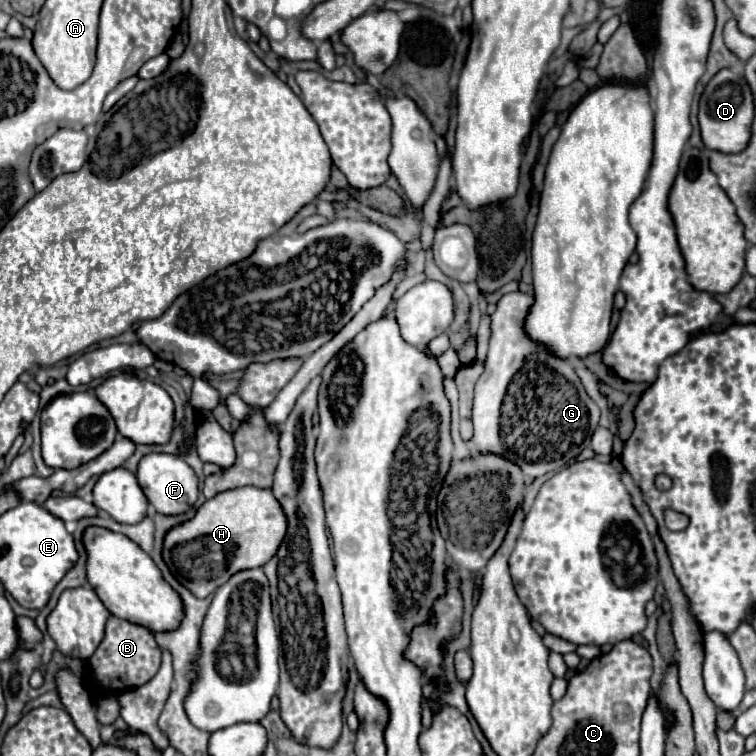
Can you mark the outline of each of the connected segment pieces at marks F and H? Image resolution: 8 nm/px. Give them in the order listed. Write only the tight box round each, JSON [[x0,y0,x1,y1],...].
[[136,452,198,514],[162,486,286,598]]

